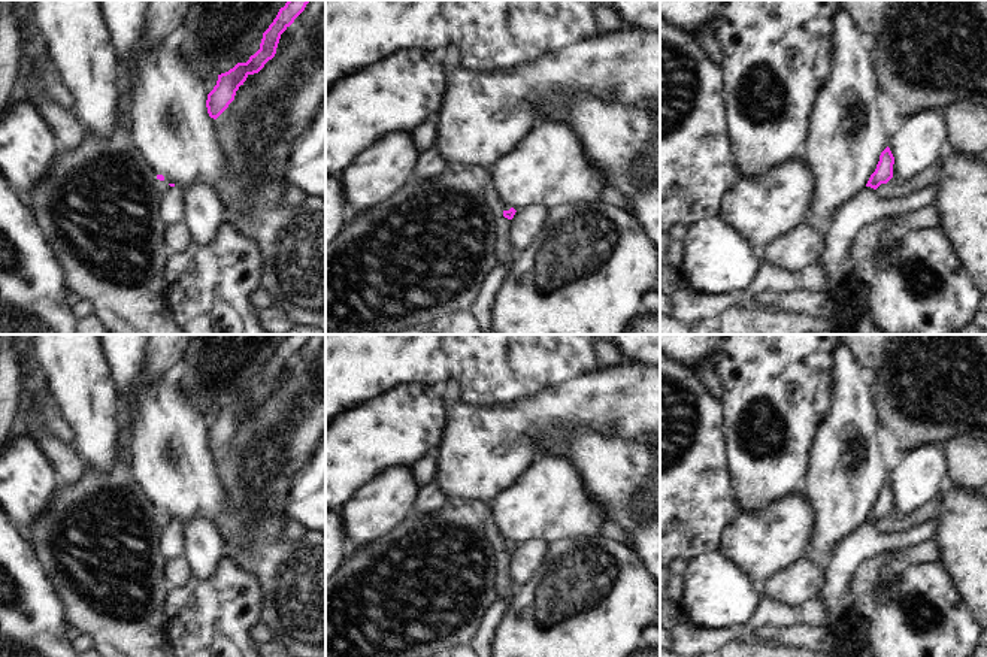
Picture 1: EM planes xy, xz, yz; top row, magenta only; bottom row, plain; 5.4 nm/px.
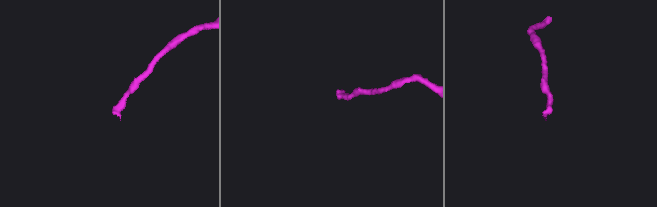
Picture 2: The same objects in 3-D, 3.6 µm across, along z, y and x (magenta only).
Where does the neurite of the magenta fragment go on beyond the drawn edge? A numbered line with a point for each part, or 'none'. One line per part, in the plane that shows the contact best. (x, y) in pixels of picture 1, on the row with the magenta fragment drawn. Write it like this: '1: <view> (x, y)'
1: yz (866, 206)

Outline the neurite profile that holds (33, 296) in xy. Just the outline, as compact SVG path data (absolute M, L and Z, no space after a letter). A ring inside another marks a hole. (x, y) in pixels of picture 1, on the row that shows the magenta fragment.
M0 172L0 334L76 334L66 273L25 200Z

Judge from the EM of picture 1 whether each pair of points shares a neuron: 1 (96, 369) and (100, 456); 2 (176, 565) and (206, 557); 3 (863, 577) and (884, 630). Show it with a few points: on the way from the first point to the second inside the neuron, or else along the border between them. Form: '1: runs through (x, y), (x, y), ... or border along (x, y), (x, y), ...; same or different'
1: runs through (96, 390), (96, 435); same
2: border along (182, 556), (191, 575); different
3: border along (874, 584), (863, 586), (856, 593); different

